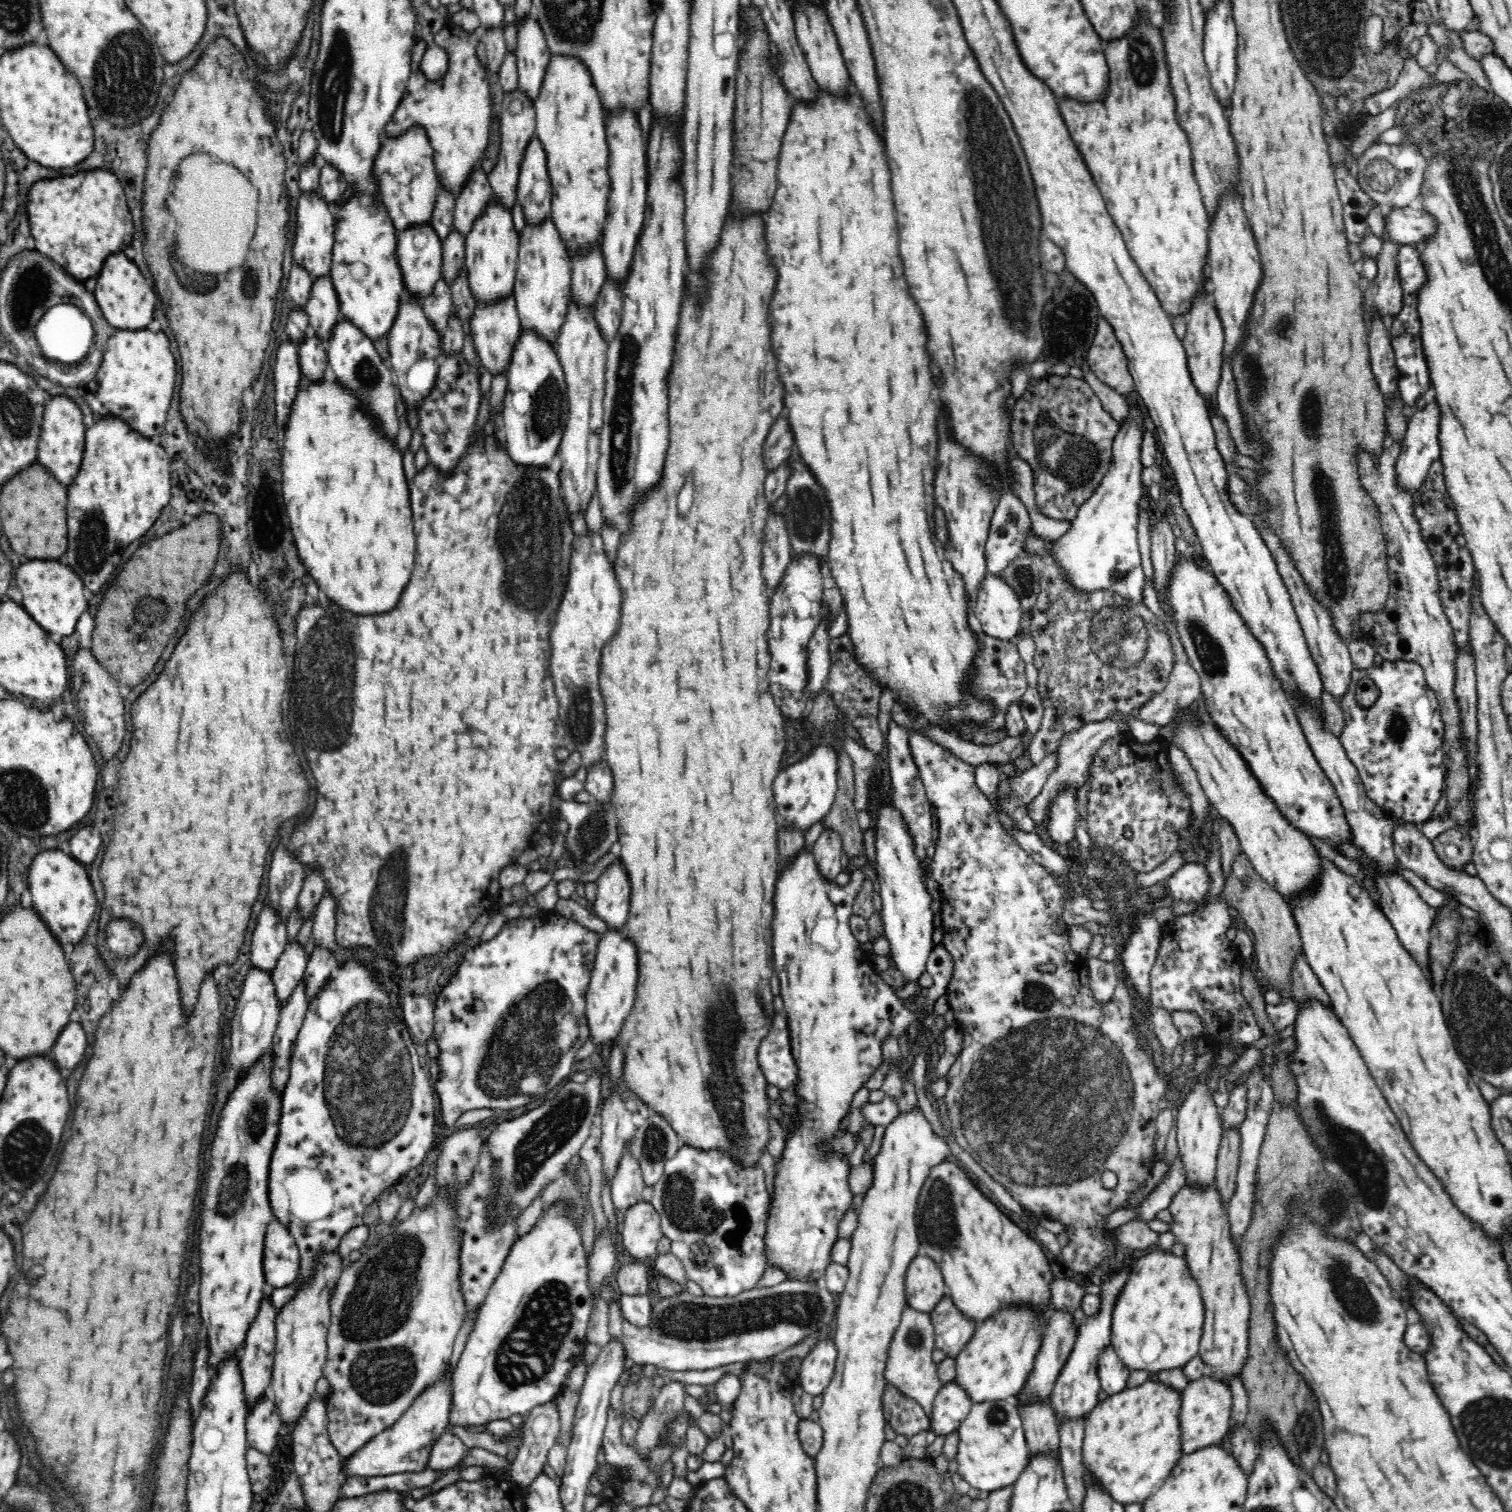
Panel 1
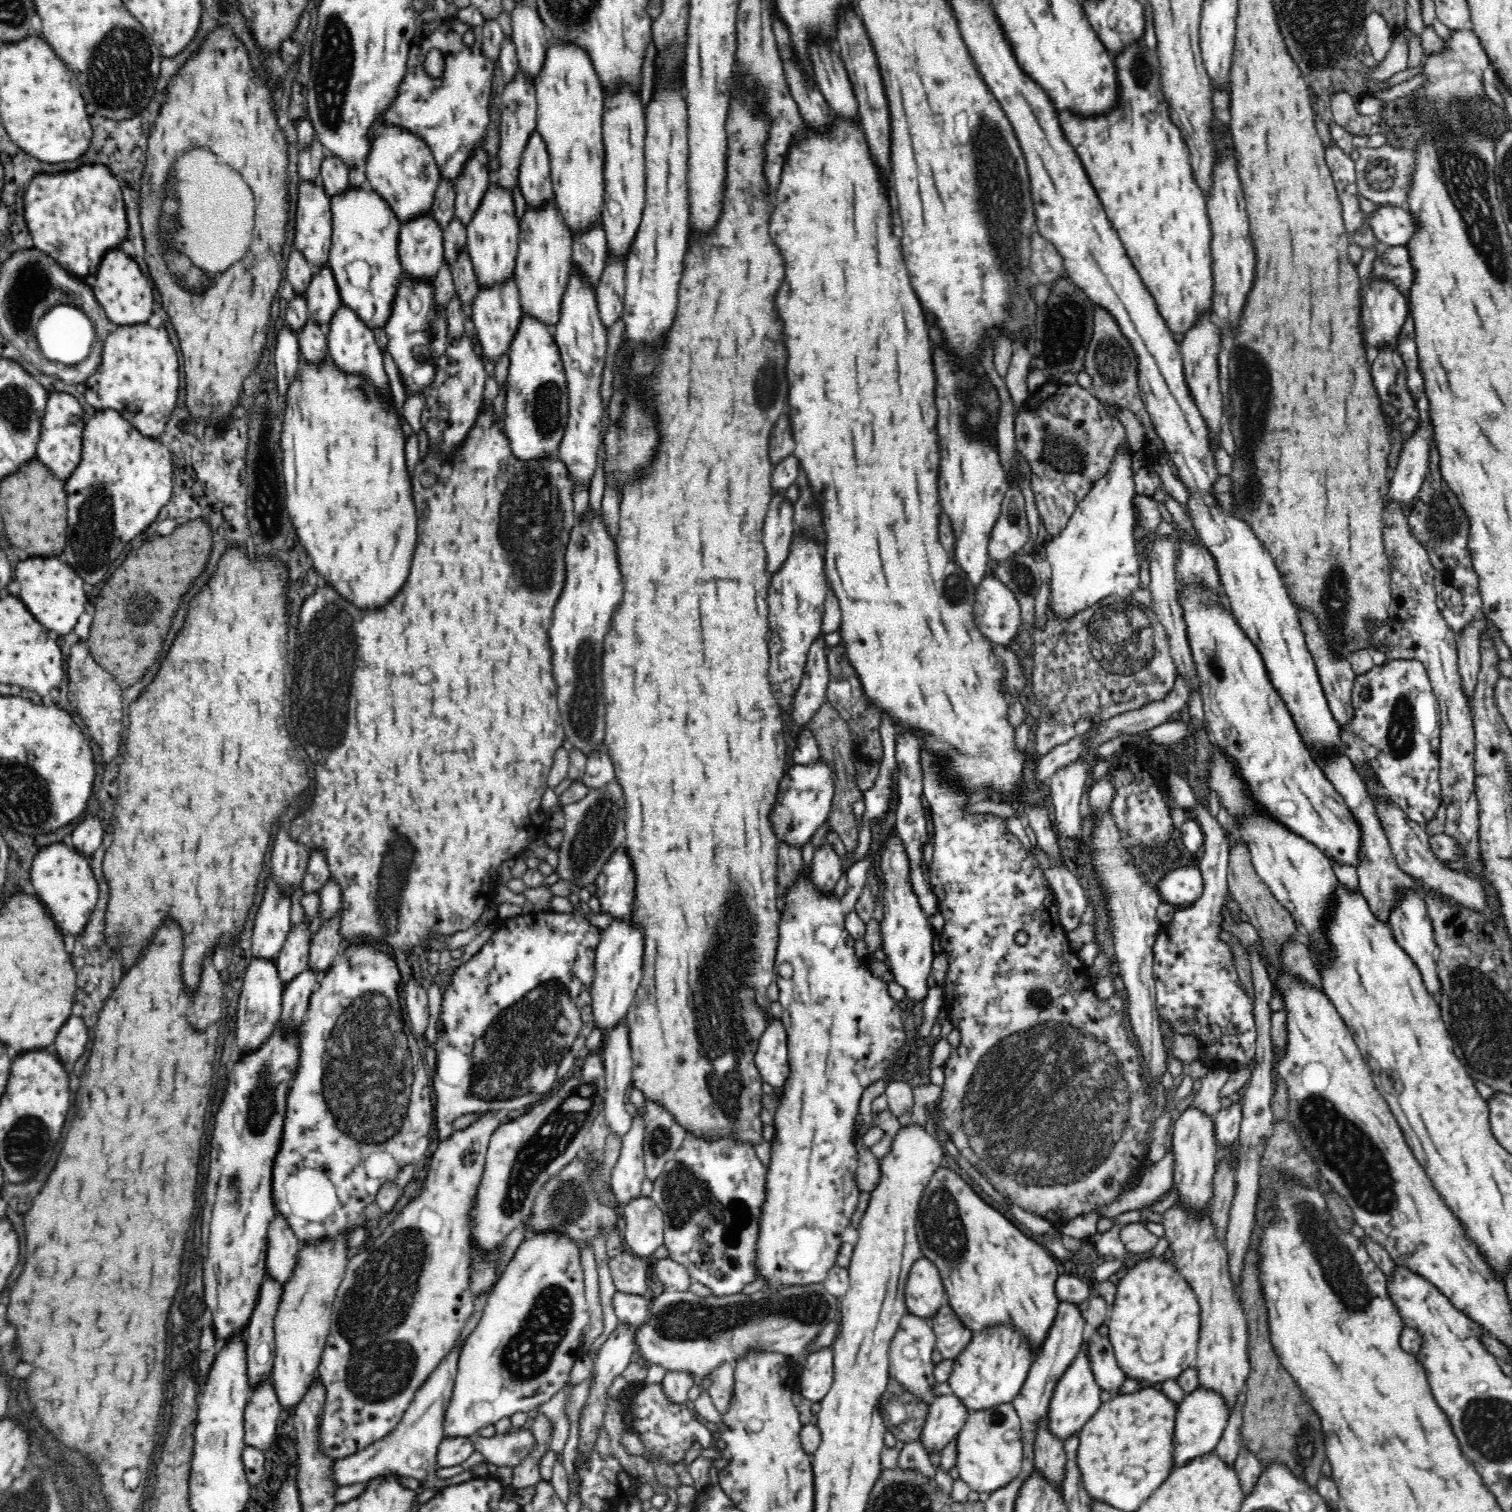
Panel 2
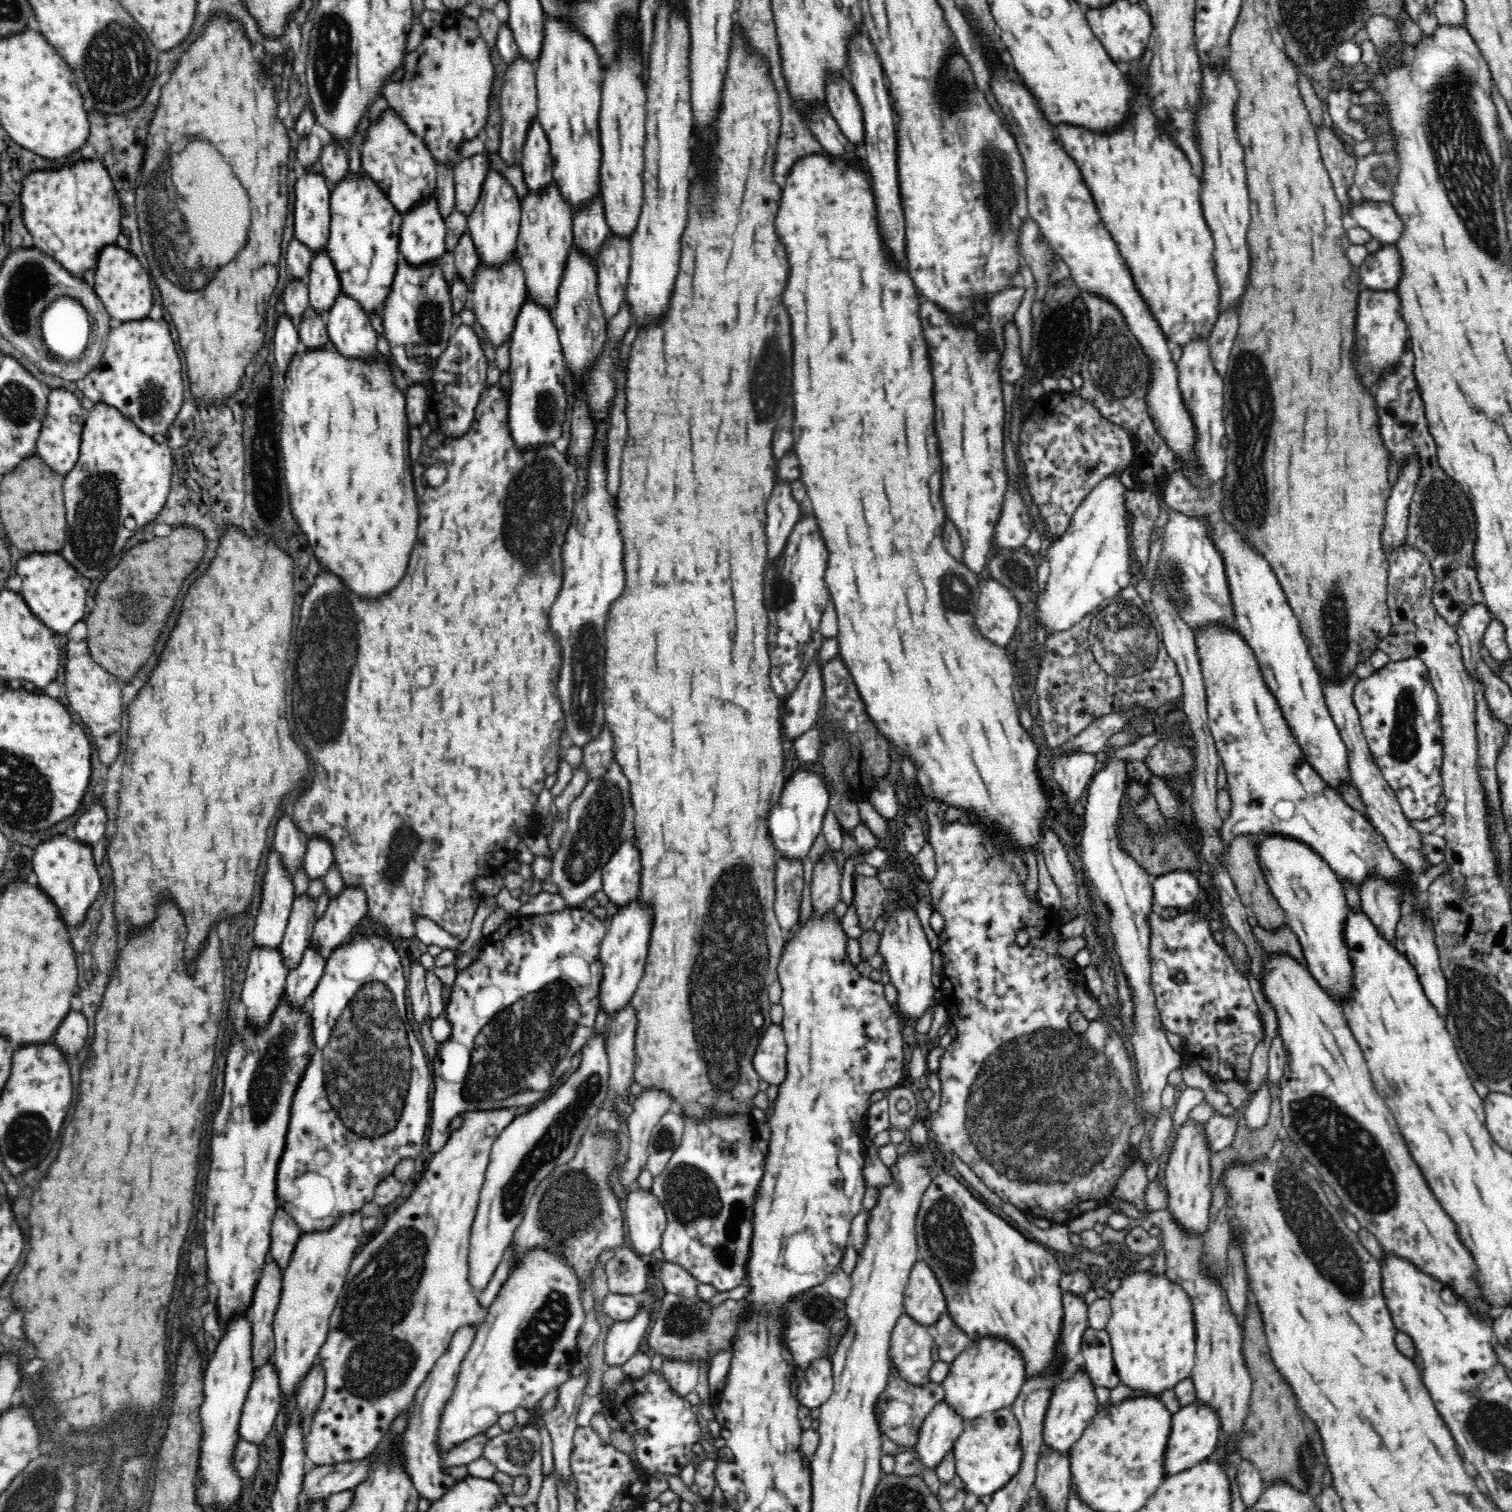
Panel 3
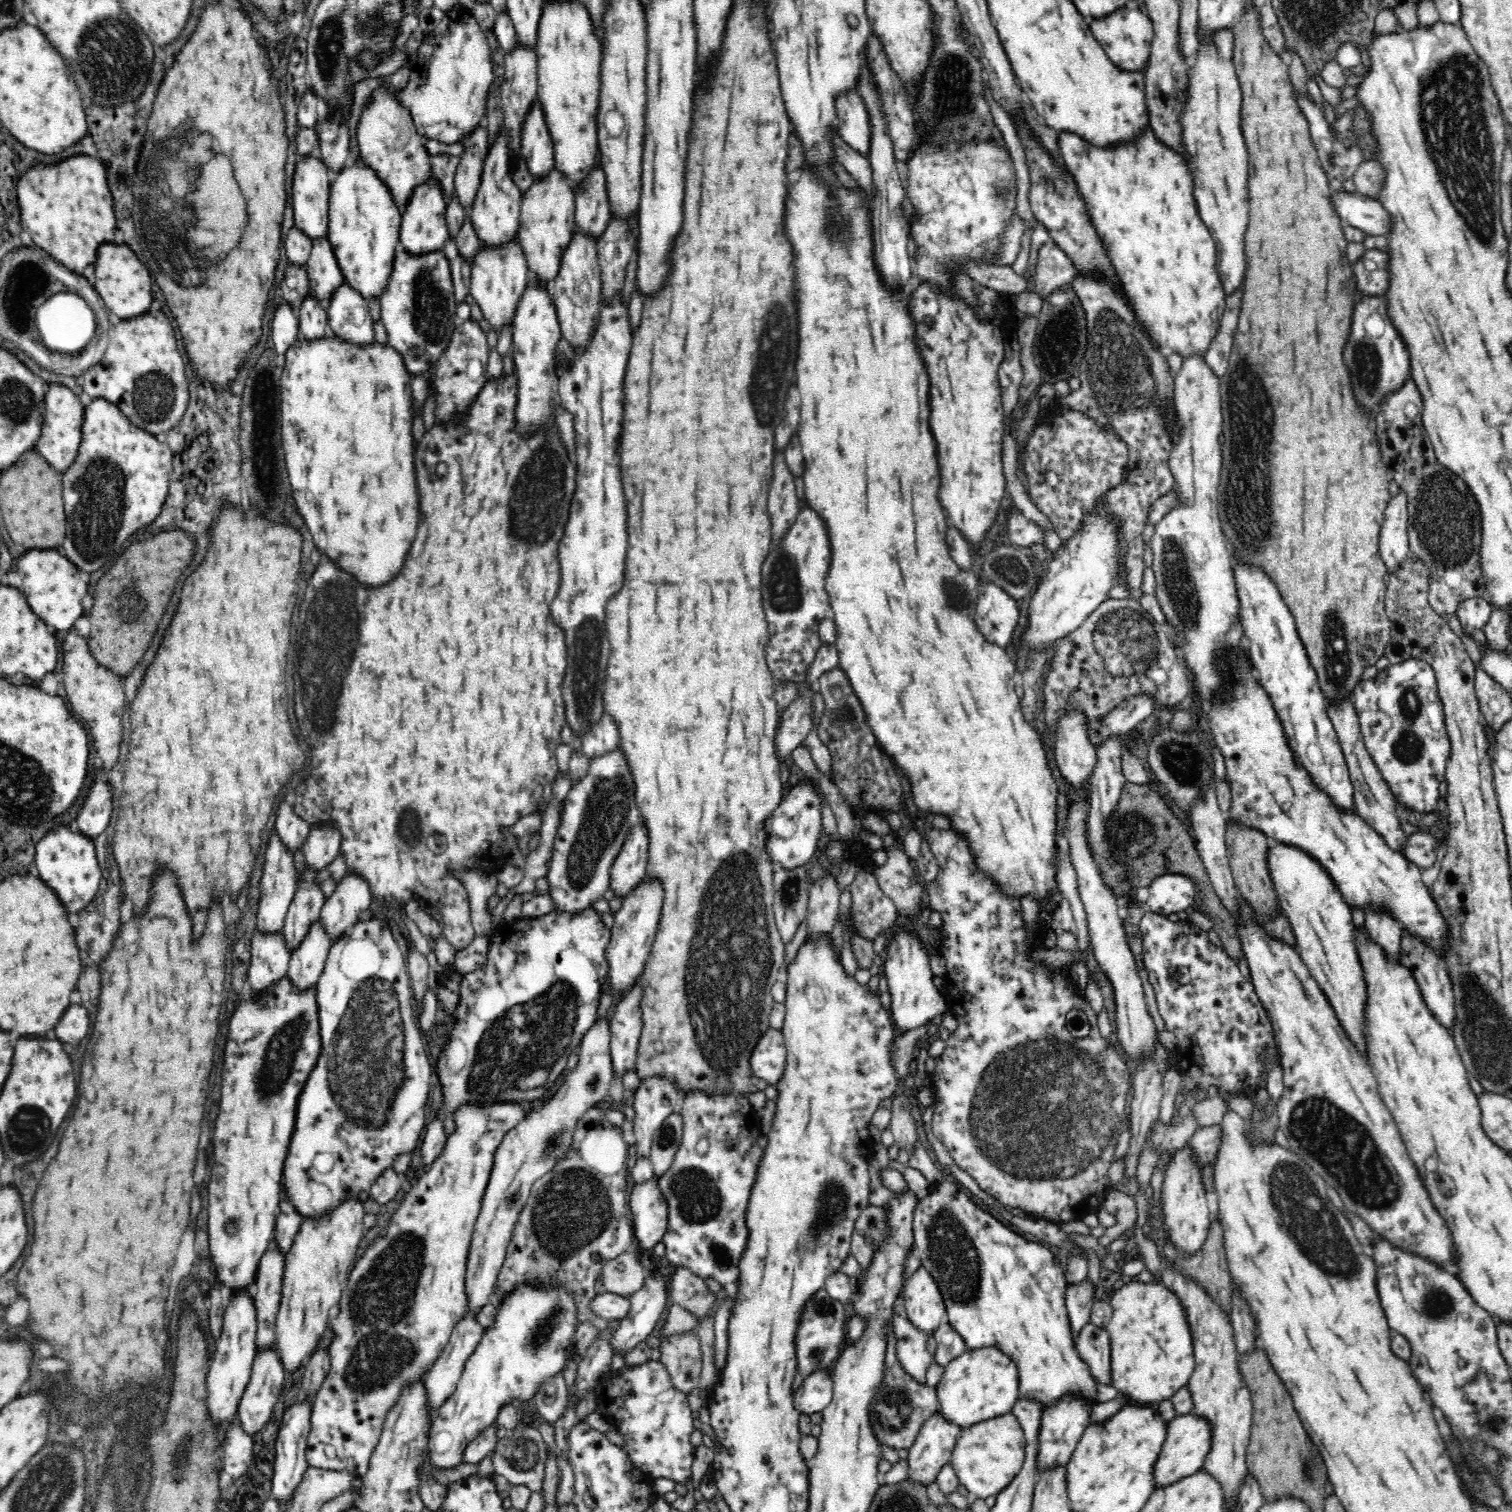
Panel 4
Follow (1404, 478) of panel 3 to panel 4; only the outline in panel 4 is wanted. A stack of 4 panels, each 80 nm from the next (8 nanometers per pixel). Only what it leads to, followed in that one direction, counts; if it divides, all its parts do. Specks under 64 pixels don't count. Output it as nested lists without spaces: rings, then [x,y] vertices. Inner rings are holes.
[[[1406,494],[1389,500],[1379,533],[1379,553],[1387,572],[1397,573],[1409,558],[1408,510]]]

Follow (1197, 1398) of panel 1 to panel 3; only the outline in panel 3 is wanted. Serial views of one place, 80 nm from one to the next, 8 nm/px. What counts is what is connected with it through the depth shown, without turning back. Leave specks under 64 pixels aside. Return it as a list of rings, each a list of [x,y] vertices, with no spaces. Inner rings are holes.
[[[1196,1400],[1172,1415],[1169,1442],[1165,1449],[1164,1463],[1162,1463],[1165,1480],[1172,1476],[1178,1476],[1186,1470],[1192,1470],[1193,1466],[1198,1466],[1209,1460],[1217,1448],[1220,1433],[1218,1415],[1210,1407],[1198,1403]]]

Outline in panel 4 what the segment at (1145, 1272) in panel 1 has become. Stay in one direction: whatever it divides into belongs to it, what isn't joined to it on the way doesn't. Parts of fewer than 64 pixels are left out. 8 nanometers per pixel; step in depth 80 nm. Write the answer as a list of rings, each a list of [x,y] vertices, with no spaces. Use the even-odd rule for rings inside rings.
[[[1130,1281],[1114,1292],[1110,1306],[1112,1318],[1105,1328],[1111,1350],[1110,1384],[1124,1396],[1125,1403],[1157,1407],[1164,1400],[1171,1400],[1178,1390],[1187,1386],[1196,1367],[1192,1335],[1180,1299],[1163,1283]]]

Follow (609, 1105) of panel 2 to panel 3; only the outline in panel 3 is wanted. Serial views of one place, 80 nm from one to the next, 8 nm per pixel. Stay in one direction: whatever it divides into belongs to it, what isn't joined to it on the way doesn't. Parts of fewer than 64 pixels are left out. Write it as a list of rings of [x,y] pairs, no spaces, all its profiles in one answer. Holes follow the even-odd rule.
[[[632,1000],[608,1020],[605,1030],[606,1050],[610,1062],[609,1093],[610,1100],[624,1094],[635,1080],[635,1040],[638,1017],[632,1007]]]

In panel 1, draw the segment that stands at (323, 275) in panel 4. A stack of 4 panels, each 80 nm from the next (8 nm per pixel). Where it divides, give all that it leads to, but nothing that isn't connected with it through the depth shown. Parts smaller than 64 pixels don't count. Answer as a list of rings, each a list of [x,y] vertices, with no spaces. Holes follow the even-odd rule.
[[[330,275],[314,279],[304,309],[309,316],[309,326],[326,344],[334,325],[342,316]]]

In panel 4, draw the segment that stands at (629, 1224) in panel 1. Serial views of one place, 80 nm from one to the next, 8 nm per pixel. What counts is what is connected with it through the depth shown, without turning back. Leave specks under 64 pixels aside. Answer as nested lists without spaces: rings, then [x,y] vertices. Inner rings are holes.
[[[662,1174],[636,1184],[630,1198],[631,1221],[640,1248],[652,1248],[663,1240],[667,1231],[668,1202],[661,1191]]]

